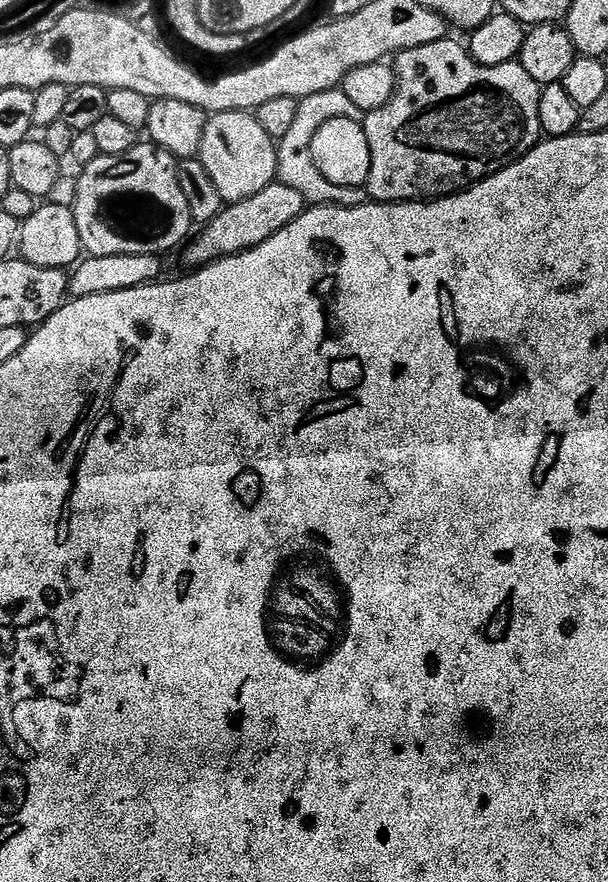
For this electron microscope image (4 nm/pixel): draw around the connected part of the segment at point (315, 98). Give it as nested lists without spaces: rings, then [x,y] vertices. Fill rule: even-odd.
[[[340,88],[326,90],[322,94],[310,94],[300,101],[298,106],[298,118],[290,125],[290,131],[286,133],[286,138],[278,141],[276,150],[276,180],[279,183],[291,186],[302,194],[302,198],[312,206],[339,206],[342,208],[352,208],[356,204],[365,203],[366,192],[363,187],[343,188],[332,185],[322,176],[322,171],[314,164],[311,157],[310,146],[319,128],[330,119],[352,119],[359,121],[362,114],[350,98]]]

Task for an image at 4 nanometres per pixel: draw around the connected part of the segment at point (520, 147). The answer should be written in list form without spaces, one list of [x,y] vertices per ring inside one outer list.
[[[445,38],[438,42],[430,42],[426,46],[414,46],[405,52],[395,53],[394,71],[396,73],[396,89],[386,102],[378,110],[367,113],[363,117],[362,125],[366,134],[366,141],[370,146],[370,172],[366,183],[366,192],[373,201],[382,204],[403,204],[405,202],[427,202],[438,200],[441,196],[454,196],[466,188],[472,187],[478,181],[486,179],[502,171],[506,166],[518,162],[531,150],[541,143],[540,119],[538,118],[538,102],[540,101],[541,84],[534,82],[530,74],[518,62],[503,64],[502,66],[482,66],[472,57],[463,43]]]

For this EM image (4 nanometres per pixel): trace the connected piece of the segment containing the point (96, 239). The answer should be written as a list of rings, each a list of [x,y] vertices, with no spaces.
[[[140,142],[126,154],[94,158],[94,162],[83,165],[81,172],[84,173],[79,173],[78,176],[77,200],[71,210],[78,222],[80,247],[88,256],[110,254],[160,256],[171,248],[179,249],[189,239],[194,228],[190,202],[186,202],[186,194],[182,194],[178,161],[166,150],[157,148],[151,142]]]

